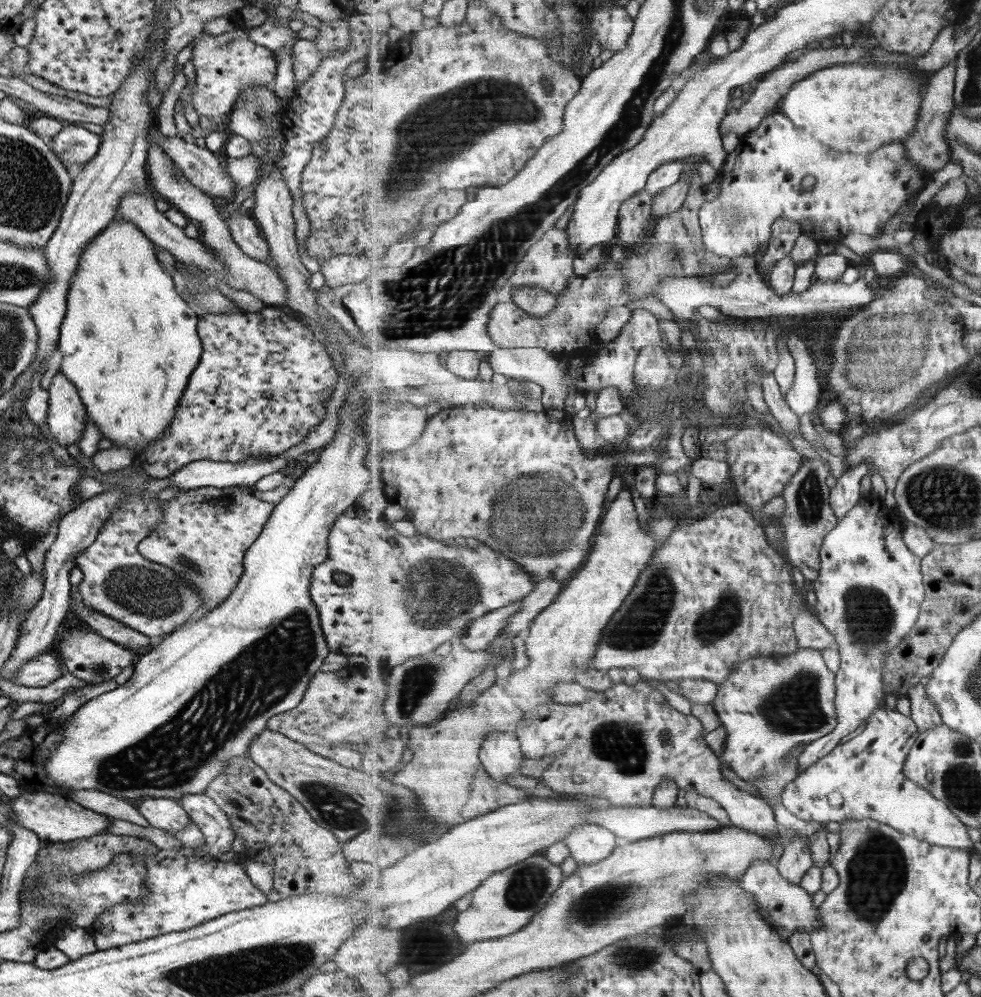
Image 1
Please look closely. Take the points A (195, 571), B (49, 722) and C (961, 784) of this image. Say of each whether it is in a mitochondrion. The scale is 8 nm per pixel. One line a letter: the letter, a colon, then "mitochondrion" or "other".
A: mitochondrion
B: other
C: mitochondrion

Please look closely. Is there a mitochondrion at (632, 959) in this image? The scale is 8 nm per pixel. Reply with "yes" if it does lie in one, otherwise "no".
yes

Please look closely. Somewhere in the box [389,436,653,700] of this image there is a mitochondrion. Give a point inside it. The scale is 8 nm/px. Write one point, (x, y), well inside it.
(540, 511)

